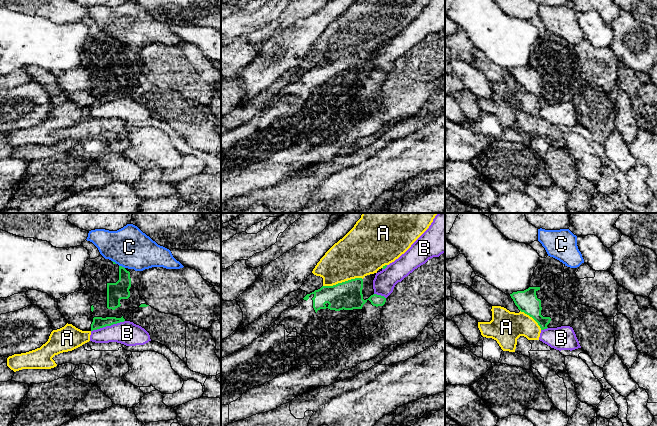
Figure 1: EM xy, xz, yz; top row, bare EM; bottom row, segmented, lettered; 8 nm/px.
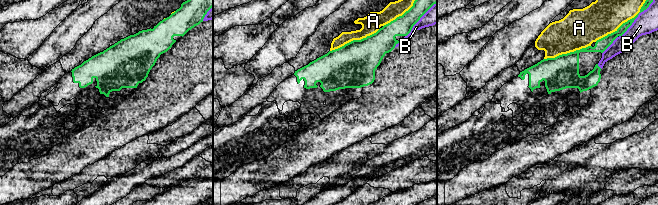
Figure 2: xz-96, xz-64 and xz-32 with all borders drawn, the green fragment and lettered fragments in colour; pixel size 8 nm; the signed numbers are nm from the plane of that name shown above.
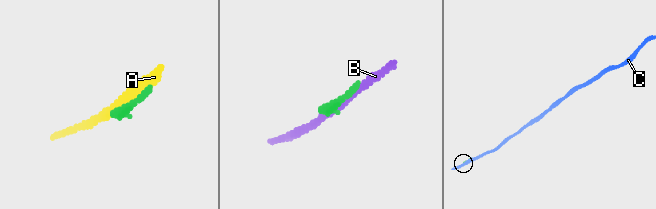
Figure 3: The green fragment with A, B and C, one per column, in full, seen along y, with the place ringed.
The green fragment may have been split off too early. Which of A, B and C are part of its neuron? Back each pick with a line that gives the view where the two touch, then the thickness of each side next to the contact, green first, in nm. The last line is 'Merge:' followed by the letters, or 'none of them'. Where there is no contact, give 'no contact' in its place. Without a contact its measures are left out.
Merge: none of them

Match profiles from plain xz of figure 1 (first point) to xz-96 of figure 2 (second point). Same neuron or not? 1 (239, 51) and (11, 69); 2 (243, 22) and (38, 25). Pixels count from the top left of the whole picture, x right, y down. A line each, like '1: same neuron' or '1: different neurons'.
1: different neurons
2: different neurons

